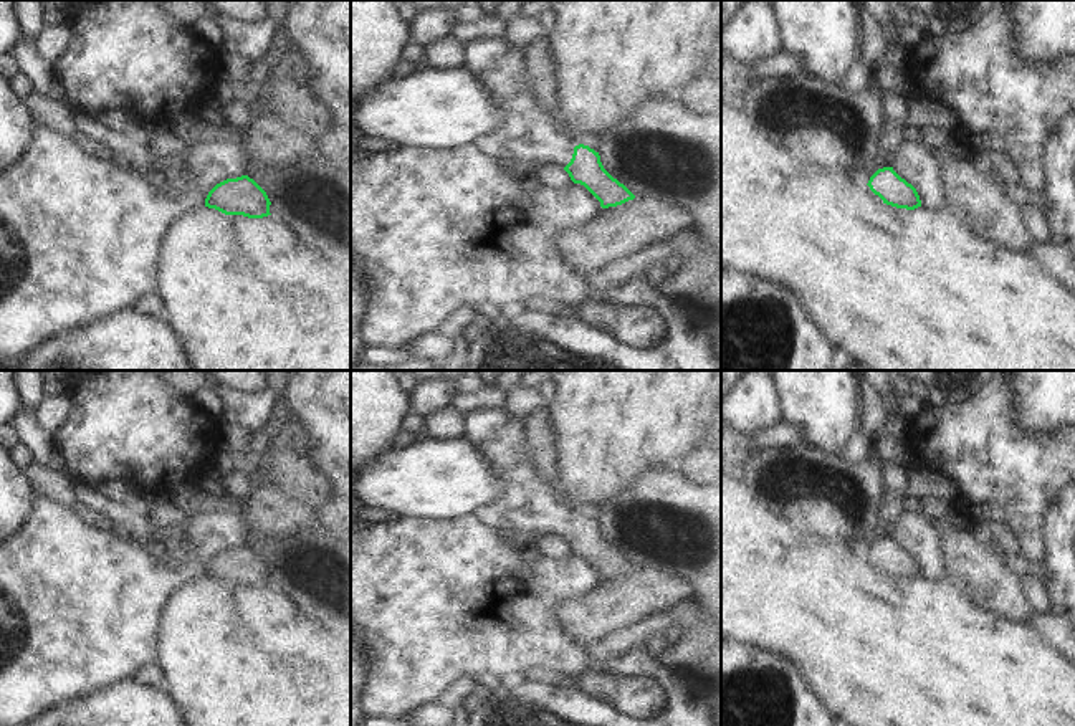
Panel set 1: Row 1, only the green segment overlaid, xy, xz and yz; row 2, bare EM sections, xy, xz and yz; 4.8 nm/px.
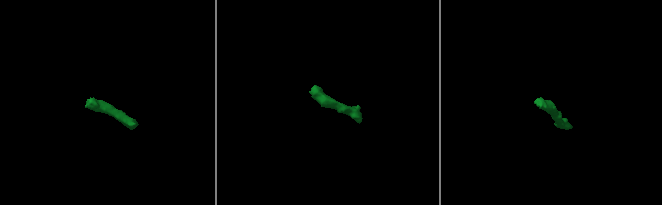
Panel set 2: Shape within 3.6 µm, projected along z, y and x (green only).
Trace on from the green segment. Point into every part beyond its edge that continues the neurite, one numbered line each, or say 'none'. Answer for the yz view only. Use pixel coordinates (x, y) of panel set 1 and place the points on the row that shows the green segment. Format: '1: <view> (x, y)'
none

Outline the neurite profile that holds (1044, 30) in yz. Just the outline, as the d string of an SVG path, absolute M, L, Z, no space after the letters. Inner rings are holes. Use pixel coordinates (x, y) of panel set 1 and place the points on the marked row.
M1004 0L1015 31L1015 55L1030 66L1075 60L1075 0Z

